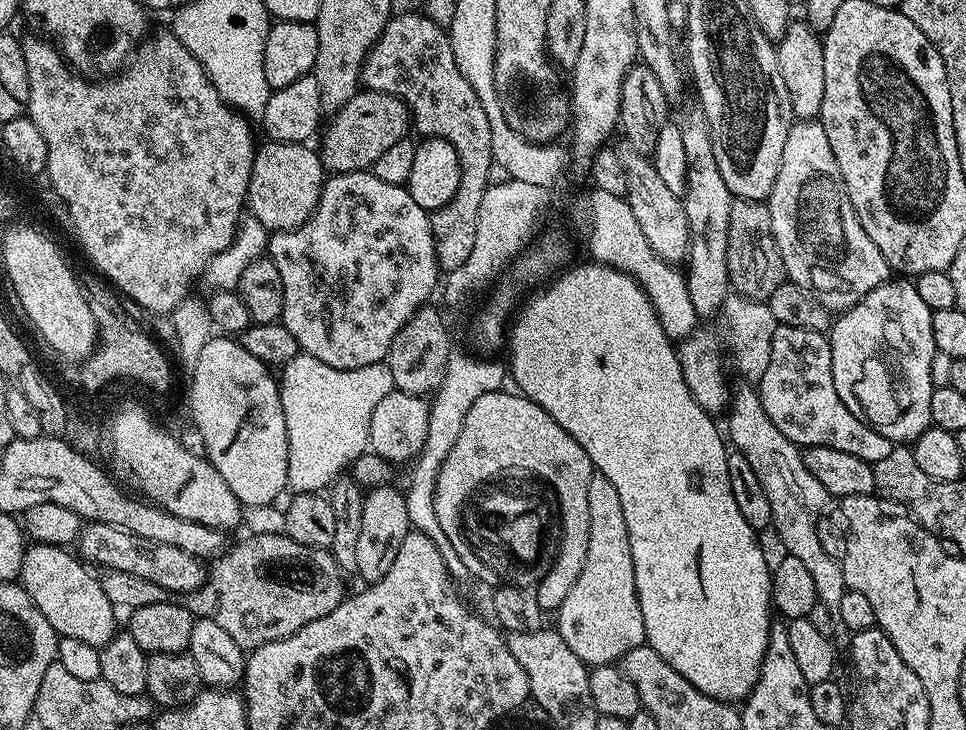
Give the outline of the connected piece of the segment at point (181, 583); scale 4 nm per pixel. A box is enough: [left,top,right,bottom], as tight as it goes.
[78,522,206,594]

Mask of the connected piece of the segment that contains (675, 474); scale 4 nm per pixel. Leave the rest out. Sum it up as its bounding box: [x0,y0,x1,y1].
[506,263,774,702]

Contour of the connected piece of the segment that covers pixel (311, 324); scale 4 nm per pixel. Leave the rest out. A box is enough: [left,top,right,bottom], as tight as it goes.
[266,170,442,368]

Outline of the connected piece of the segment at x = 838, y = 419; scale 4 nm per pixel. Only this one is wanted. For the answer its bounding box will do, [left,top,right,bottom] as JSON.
[758,324,893,464]

